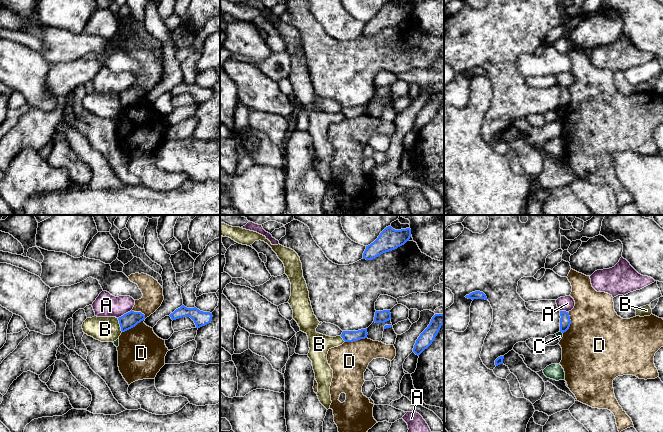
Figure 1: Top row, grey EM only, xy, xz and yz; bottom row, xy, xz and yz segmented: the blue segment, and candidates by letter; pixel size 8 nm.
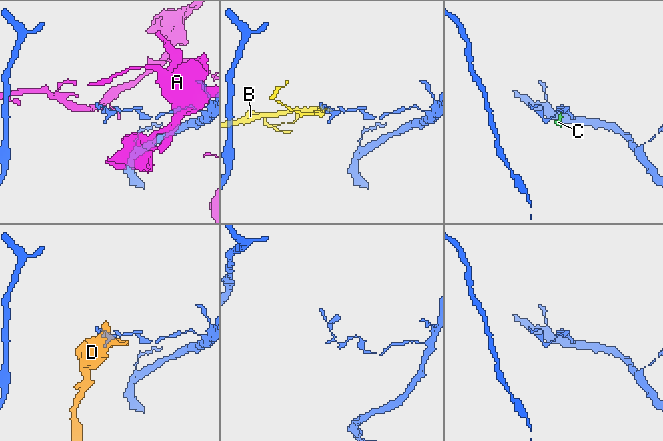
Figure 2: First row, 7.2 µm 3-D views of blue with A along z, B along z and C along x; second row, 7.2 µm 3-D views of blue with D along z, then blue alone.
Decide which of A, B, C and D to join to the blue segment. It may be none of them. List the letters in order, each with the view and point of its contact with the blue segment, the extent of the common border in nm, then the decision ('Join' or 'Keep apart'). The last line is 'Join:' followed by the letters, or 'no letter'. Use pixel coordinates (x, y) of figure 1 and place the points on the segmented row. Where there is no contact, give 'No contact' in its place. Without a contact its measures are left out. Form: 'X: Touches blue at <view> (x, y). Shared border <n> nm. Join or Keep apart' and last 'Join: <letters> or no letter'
A: Touches blue at xy (124, 314). Shared border 130 nm. Keep apart
B: Touches blue at xy (120, 325). Shared border 120 nm. Keep apart
C: Touches blue at yz (561, 331). Shared border 40 nm. Keep apart
D: Touches blue at xy (134, 326). Shared border 240 nm. Keep apart
Join: no letter

